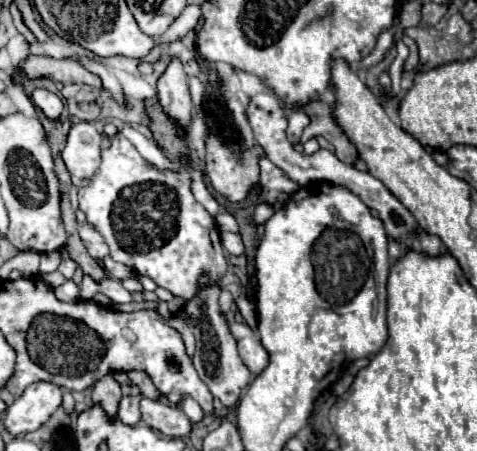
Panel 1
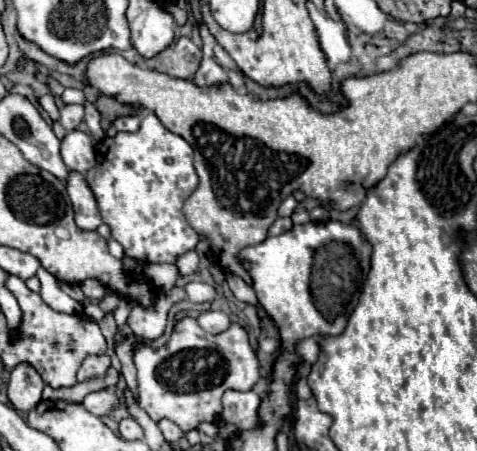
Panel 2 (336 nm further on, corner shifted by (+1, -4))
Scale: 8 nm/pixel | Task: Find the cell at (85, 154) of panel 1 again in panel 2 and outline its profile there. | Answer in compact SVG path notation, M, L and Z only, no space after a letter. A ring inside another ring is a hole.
M72 130L62 140L62 158L70 170L88 172L96 162L94 138L82 130Z

